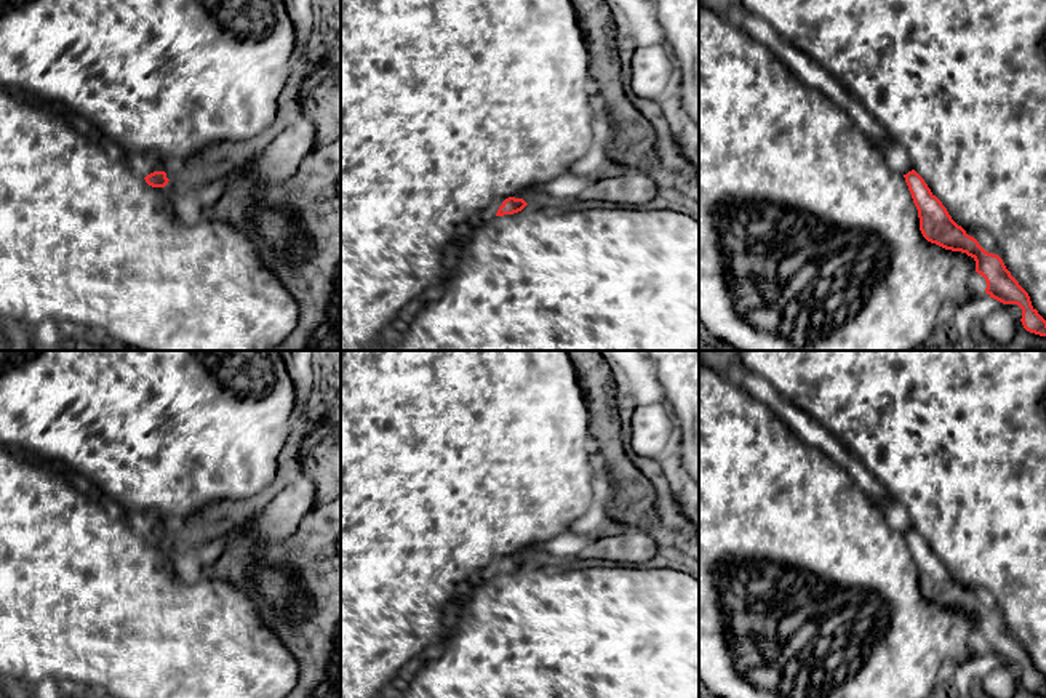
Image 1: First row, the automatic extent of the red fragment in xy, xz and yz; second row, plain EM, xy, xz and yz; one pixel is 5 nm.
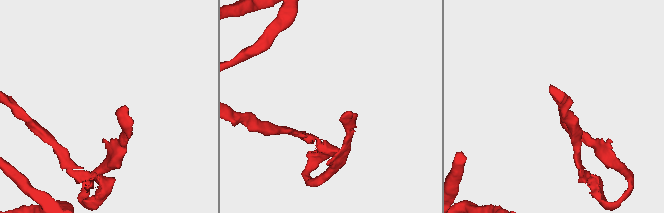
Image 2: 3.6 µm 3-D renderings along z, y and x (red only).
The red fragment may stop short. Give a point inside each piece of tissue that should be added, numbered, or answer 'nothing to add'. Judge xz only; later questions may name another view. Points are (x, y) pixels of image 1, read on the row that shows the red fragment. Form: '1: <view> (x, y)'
1: xz (491, 210)

